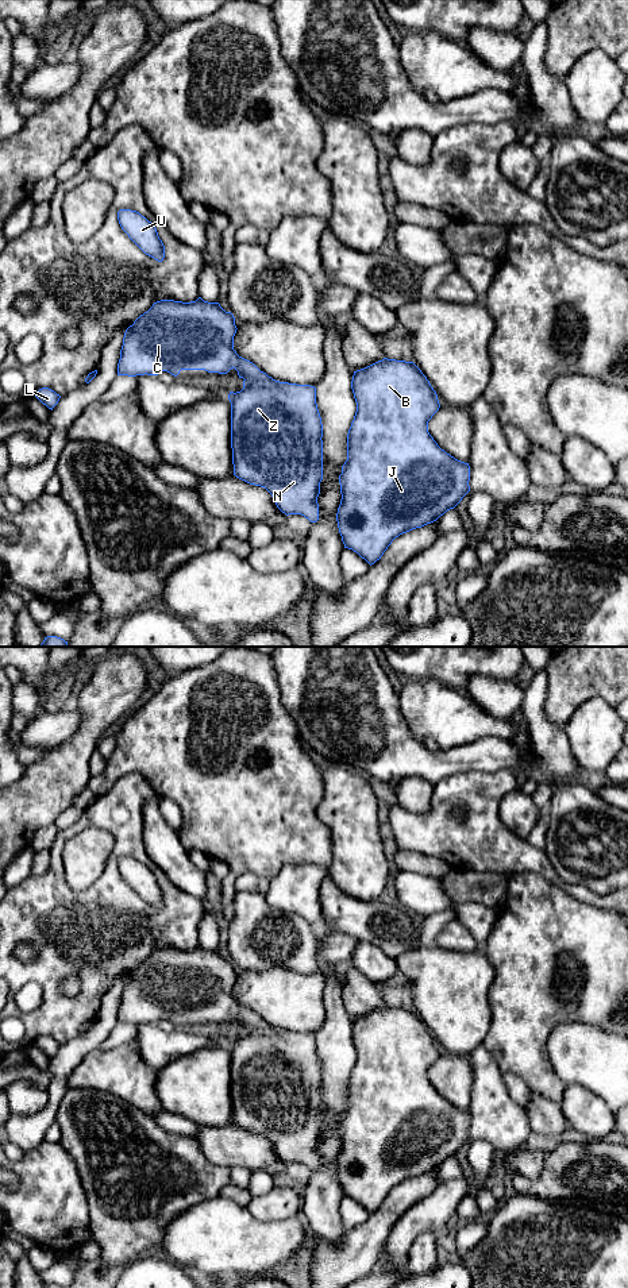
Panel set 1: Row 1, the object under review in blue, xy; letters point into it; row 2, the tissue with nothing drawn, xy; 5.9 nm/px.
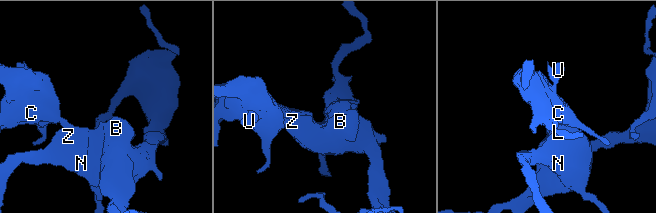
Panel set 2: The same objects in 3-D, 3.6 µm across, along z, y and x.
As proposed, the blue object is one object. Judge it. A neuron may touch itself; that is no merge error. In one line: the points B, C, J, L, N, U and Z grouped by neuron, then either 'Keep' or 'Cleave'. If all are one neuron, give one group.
Groups: B C J L N U Z. Keep

